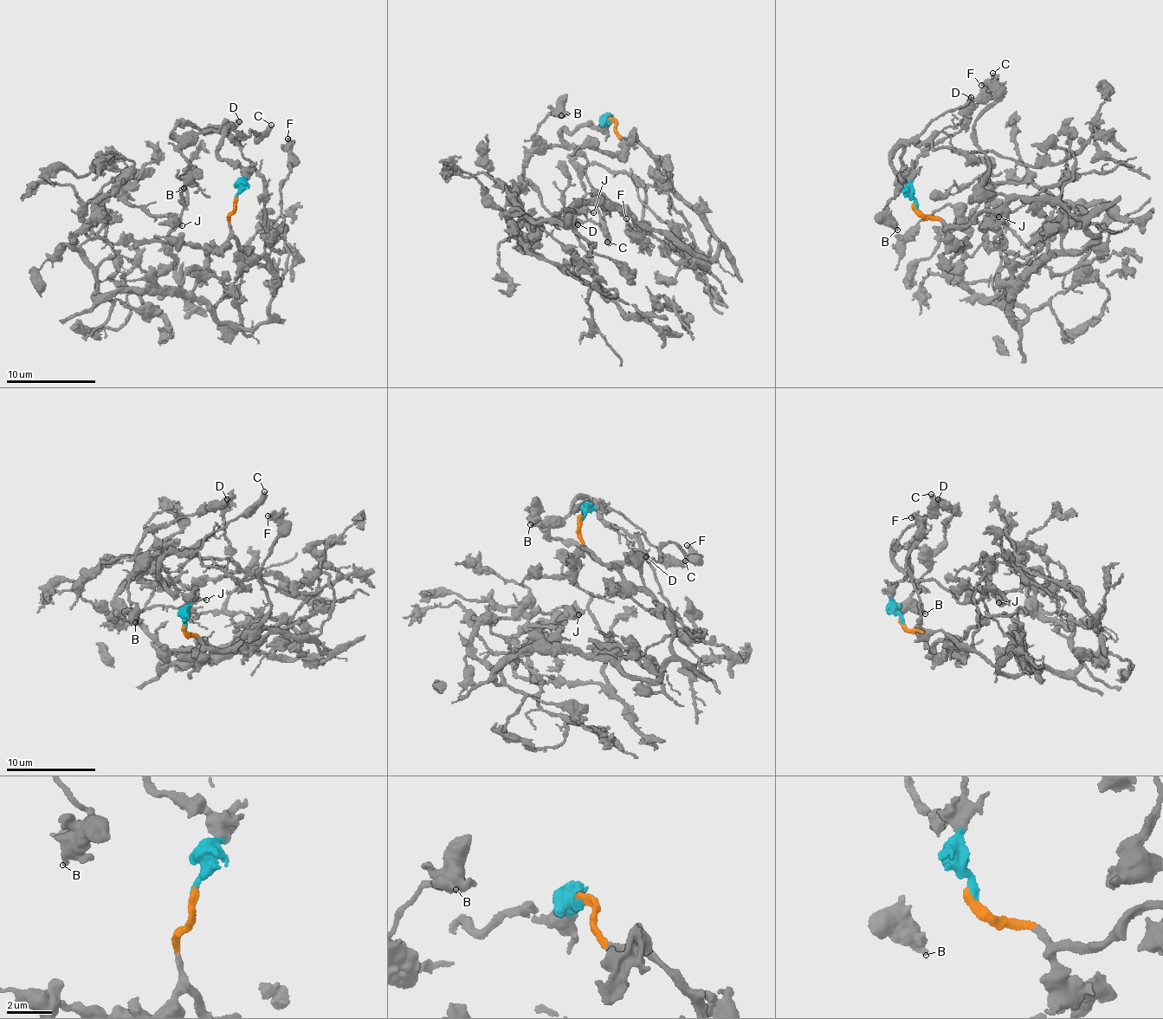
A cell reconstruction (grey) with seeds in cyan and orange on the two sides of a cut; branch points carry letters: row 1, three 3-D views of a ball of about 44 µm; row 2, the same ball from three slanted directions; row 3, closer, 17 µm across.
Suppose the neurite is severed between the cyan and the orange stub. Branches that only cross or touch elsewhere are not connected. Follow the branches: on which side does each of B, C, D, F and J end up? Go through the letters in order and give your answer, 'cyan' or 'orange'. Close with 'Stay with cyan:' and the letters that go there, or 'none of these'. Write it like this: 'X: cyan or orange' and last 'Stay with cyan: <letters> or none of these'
B: cyan
C: cyan
D: cyan
F: orange
J: orange
Stay with cyan: B, C, D

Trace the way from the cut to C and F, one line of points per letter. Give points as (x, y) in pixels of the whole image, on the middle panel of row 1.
C: (610, 119), (600, 126), (583, 124), (571, 132), (561, 131), (565, 143), (577, 146), (585, 156), (607, 242)
F: (610, 119), (674, 190), (669, 171), (667, 186), (643, 192), (642, 219), (627, 217)

